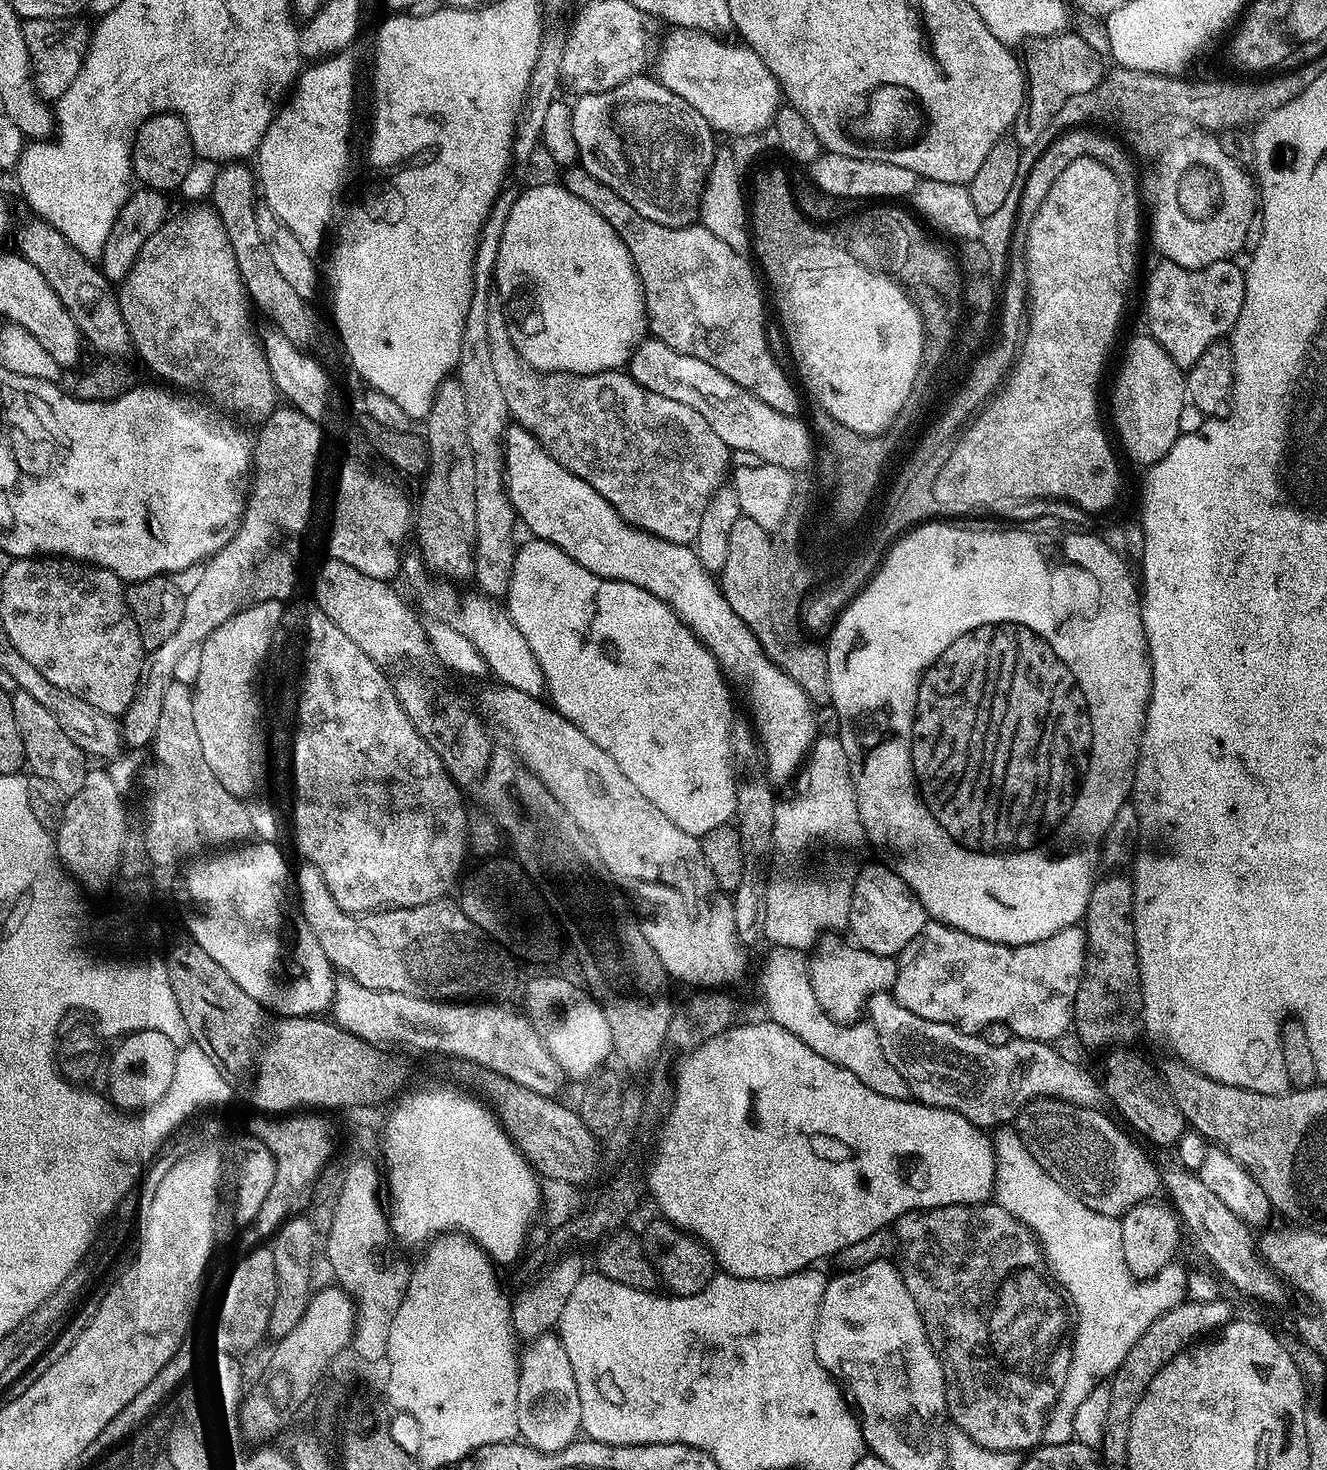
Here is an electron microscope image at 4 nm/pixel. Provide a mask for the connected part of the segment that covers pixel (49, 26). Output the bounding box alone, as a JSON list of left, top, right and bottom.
[22,18,90,102]

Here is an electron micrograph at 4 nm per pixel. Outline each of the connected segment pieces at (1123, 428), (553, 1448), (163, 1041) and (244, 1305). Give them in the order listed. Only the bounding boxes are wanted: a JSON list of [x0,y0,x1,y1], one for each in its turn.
[[1112,338,1186,466],[518,1331,582,1452],[106,1030,177,1110],[215,1247,280,1354]]

